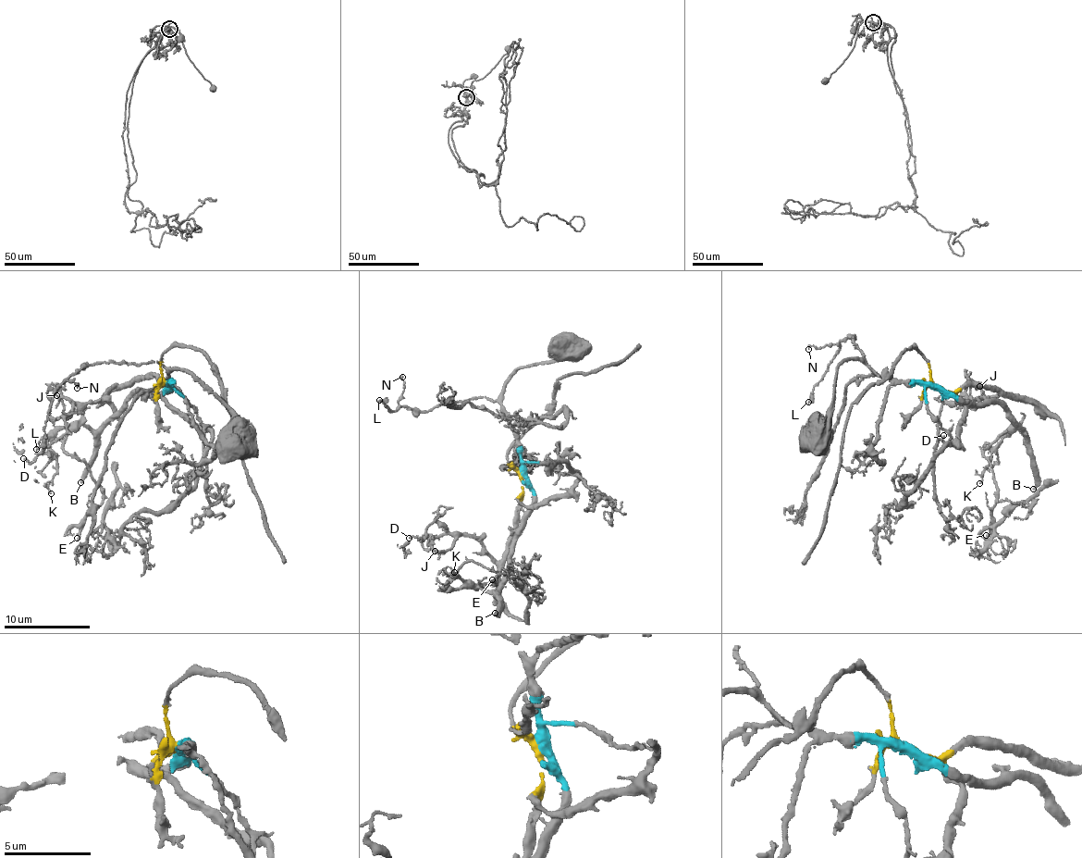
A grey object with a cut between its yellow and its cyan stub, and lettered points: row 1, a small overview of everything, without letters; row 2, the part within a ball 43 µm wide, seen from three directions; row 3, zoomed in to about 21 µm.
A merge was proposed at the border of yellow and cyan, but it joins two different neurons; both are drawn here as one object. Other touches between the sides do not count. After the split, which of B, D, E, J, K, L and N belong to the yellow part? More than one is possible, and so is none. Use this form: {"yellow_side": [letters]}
{"yellow_side": ["D", "J"]}

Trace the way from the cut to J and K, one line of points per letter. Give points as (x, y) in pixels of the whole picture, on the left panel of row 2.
J: (166, 381), (162, 386), (151, 374), (135, 378), (99, 401), (67, 411), (55, 394)
K: (167, 382), (168, 391), (141, 389), (126, 409), (100, 428), (61, 426), (48, 447), (55, 462), (52, 493)

